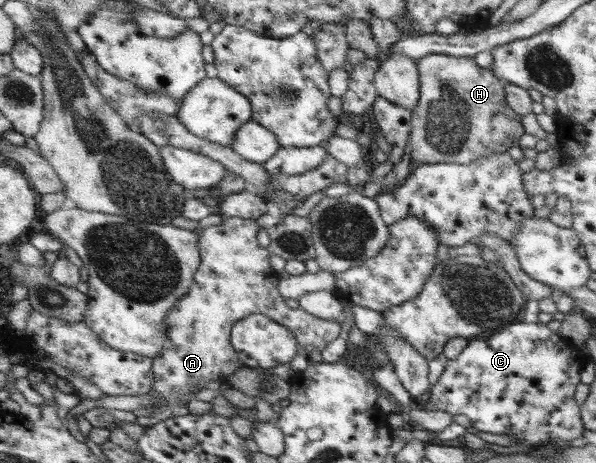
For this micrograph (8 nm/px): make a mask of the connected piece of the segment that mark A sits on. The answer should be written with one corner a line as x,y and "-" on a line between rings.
223,216
223,223
220,226
211,226
201,230
201,254
203,264
196,274
195,286
191,292
170,313
170,339
172,346
164,350
162,354
153,360
154,371
157,381
154,382
154,390
150,393
156,395
158,404
152,404
149,408
156,408
150,417
137,417
138,424
144,428
157,425
159,422
172,417
181,417
190,414
189,402
194,399
192,395
206,388
206,383
229,378
236,374
242,366
246,366
246,360
240,359
240,354
233,344
233,330
238,322
248,318
250,315
260,313
284,324
294,332
300,341
302,352
305,354
312,350
326,350
330,342
334,342
342,334
342,320
326,320
318,315
310,314
301,307
297,310
286,304
286,298
281,294
281,275
272,268
270,256
272,252
262,248
258,234
262,226
256,219
245,219
242,217

